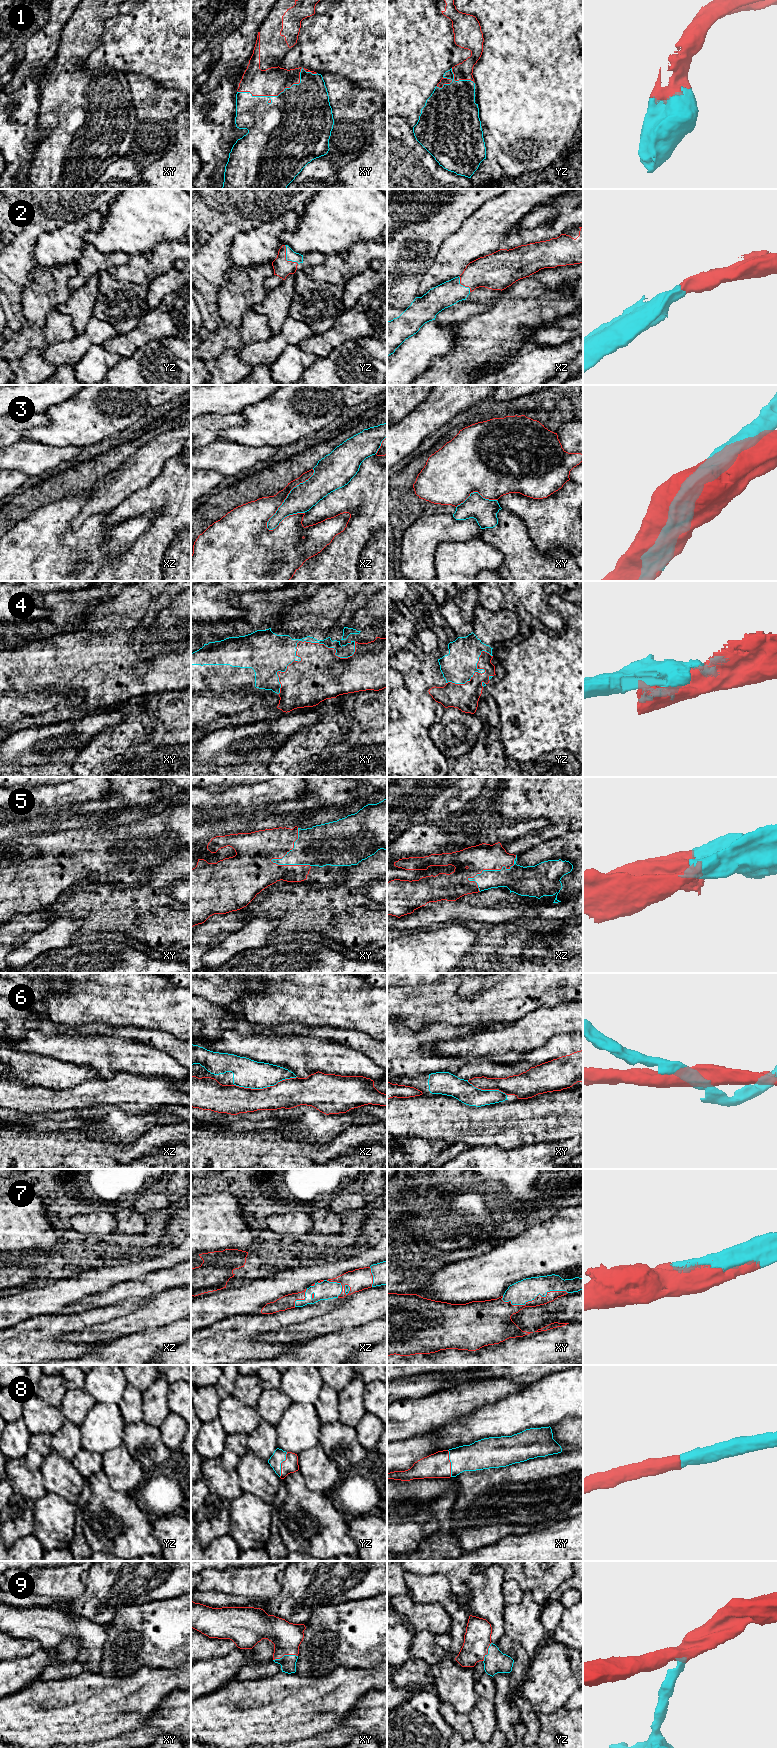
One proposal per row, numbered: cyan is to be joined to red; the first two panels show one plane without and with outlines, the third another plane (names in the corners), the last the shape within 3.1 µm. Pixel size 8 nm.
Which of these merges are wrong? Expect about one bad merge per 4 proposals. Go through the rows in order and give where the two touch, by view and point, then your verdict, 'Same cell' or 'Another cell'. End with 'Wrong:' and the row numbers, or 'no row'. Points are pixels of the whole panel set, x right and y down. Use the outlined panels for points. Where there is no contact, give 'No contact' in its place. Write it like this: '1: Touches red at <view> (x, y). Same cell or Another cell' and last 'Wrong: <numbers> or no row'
1: Touches red at xy (283, 90). Same cell
2: Touches red at yz (285, 258). Same cell
3: Touches red at xz (286, 497). Another cell
4: Touches red at xy (301, 641). Same cell
5: Touches red at xy (290, 849). Same cell
6: Touches red at xz (265, 1088). Another cell
7: Touches red at xy (535, 1298). Same cell
8: Touches red at xy (450, 1463). Same cell
9: Touches red at xy (285, 1654). Same cell
Wrong: 3, 6

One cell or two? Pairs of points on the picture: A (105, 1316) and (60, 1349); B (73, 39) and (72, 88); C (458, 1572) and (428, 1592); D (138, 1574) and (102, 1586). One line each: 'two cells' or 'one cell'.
A: one cell
B: one cell
C: two cells
D: one cell

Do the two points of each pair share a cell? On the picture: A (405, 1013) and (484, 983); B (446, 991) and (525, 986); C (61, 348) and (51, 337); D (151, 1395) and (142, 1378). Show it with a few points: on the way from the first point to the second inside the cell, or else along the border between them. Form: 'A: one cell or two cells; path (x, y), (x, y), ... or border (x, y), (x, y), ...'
A: two cells; border (481, 991), (470, 997), (460, 997), (457, 994)
B: one cell; path (466, 1005), (502, 1004), (505, 1002)
C: two cells; border (76, 335), (69, 340), (49, 344)
D: two cells; border (159, 1377), (142, 1393)

